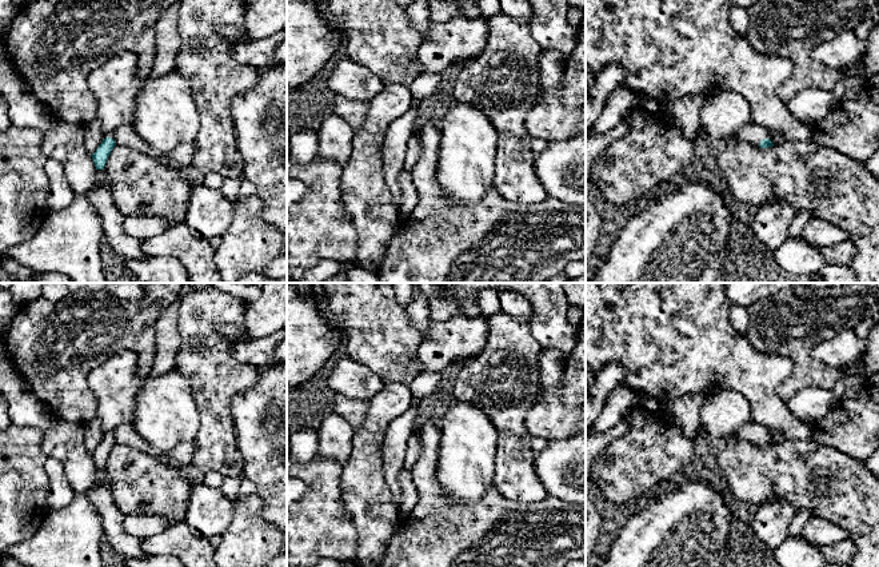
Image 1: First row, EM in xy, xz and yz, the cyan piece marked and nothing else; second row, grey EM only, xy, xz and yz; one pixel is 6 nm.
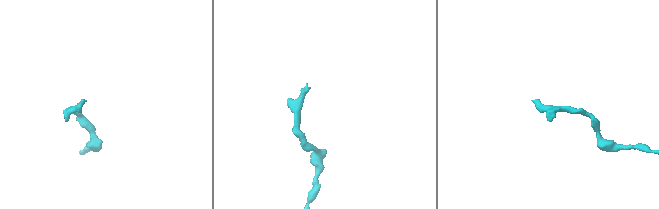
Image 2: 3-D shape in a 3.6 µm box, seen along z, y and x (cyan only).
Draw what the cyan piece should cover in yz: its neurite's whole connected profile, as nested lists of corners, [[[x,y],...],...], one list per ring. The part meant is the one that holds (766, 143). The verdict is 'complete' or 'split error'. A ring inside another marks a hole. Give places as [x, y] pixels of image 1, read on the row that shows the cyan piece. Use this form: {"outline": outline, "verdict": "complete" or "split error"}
{"outline": [[[754,121],[740,129],[739,139],[751,141],[760,148],[768,148],[774,145],[768,139],[768,131]]], "verdict": "split error"}

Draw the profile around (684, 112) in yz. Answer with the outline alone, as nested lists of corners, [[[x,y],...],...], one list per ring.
[[[699,95],[683,96],[664,105],[667,117],[682,129],[686,139],[694,141],[702,128],[702,107],[706,97]]]

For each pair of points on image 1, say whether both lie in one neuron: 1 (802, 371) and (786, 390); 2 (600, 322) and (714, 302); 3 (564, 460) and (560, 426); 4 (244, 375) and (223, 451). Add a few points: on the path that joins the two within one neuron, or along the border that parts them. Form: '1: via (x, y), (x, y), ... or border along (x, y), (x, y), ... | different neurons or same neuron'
1: via (800, 375), (790, 386) | same neuron
2: via (628, 302), (686, 302) | same neuron
3: border along (571, 435), (548, 442) | different neurons
4: via (226, 394), (222, 398), (222, 432) | same neuron

